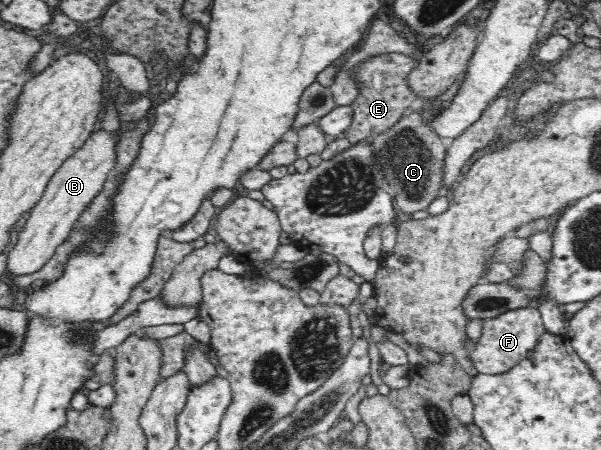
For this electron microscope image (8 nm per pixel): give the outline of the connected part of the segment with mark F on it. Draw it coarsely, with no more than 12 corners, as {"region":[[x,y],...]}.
{"region":[[529,305],[485,318],[464,337],[477,374],[501,375],[529,358],[545,332]]}

